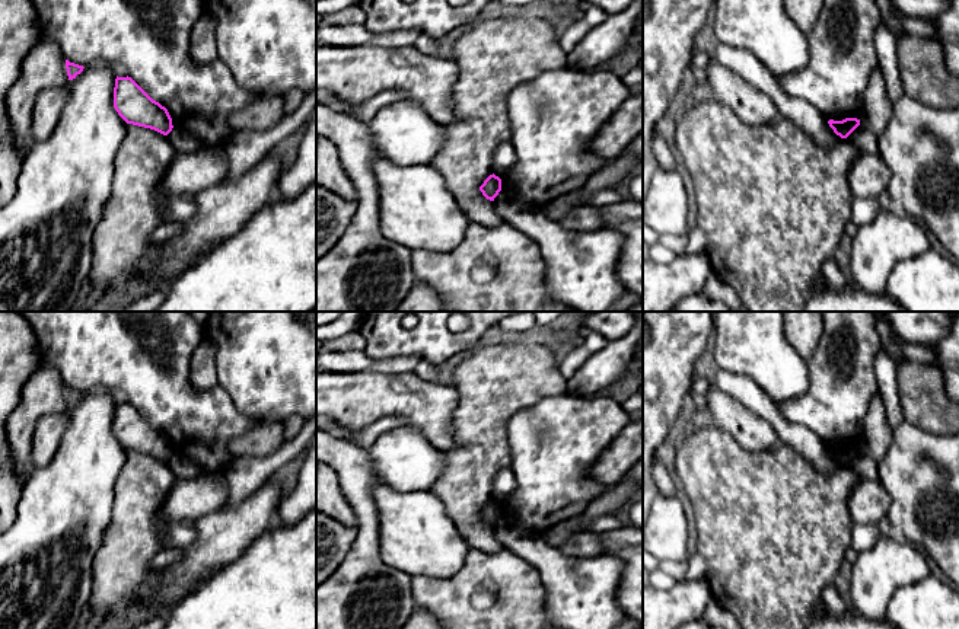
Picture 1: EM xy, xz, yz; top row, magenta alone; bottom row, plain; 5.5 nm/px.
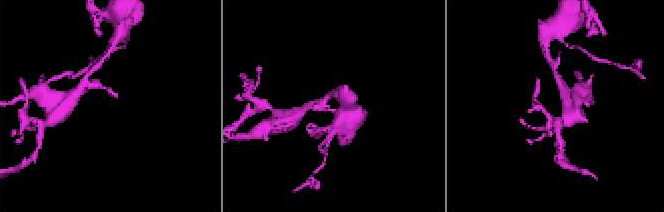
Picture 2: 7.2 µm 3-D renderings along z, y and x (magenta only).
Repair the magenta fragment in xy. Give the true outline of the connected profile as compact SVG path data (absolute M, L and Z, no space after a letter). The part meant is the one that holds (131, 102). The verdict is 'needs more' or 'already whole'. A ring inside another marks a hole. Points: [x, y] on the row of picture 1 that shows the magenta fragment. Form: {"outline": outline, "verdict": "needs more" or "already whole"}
{"outline": "M131 77L115 79L114 108L127 122L154 130L168 137L178 153L195 153L206 147L197 137L172 125L165 106L153 100Z", "verdict": "needs more"}

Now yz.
{"outline": "M845 118L842 121L828 121L829 127L841 138L851 141L860 153L869 153L880 156L879 138L866 127L860 124L857 118Z", "verdict": "needs more"}

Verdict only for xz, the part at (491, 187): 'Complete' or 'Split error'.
Split error

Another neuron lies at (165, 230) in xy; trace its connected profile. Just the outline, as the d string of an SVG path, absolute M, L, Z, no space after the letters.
M184 221L162 223L160 226L157 226L149 237L152 249L154 245L178 234L184 229L184 226Z

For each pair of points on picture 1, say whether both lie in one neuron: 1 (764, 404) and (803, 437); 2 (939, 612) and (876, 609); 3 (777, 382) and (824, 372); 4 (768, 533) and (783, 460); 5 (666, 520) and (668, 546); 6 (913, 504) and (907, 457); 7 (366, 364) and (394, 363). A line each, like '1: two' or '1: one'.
1: one
2: two
3: two
4: one
5: one
6: one
7: one

